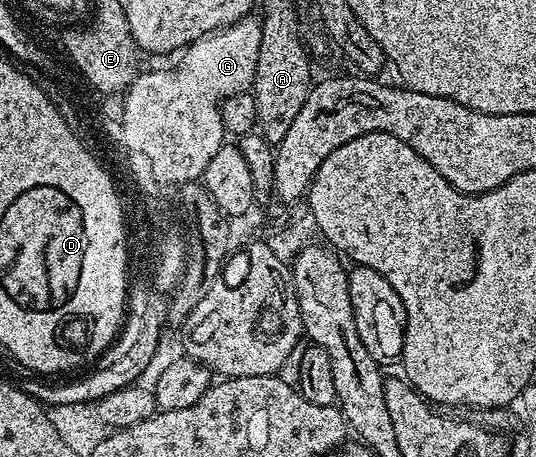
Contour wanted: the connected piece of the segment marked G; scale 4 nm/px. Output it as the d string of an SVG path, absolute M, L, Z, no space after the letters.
M246 16L235 25L193 41L183 50L180 65L173 69L141 72L123 94L128 139L136 144L147 168L149 165L173 187L203 178L206 163L225 144L221 102L253 88L262 33L261 22L255 16Z

